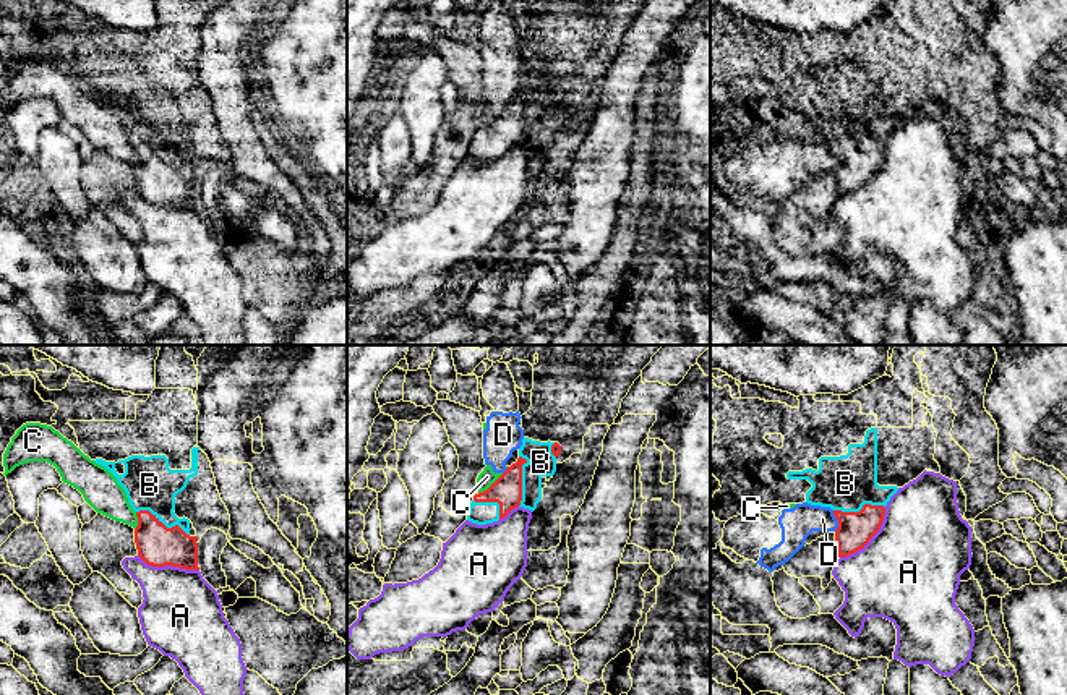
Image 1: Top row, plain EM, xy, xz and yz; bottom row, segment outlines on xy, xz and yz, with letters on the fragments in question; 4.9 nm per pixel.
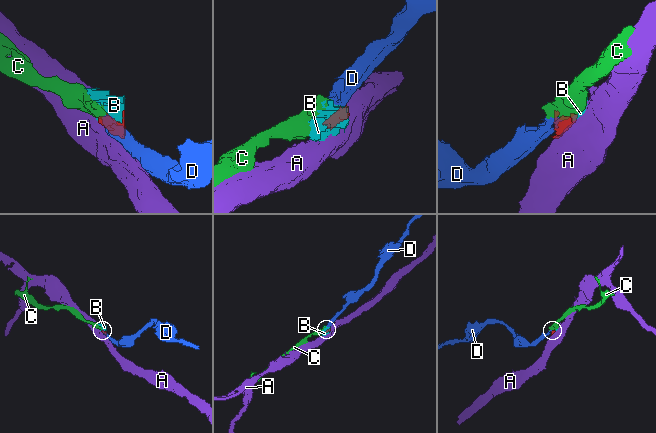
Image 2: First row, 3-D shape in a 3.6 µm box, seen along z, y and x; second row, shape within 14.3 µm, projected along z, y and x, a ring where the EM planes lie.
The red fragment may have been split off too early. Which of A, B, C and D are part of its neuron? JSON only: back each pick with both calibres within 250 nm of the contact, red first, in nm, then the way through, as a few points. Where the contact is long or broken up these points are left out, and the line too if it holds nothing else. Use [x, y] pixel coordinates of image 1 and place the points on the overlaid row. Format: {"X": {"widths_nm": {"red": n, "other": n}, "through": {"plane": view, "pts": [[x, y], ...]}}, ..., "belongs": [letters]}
{"B": {"widths_nm": {"red": 200, "other": 260}}, "belongs": ["B"]}

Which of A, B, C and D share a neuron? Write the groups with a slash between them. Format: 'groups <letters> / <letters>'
groups A / B / C D

